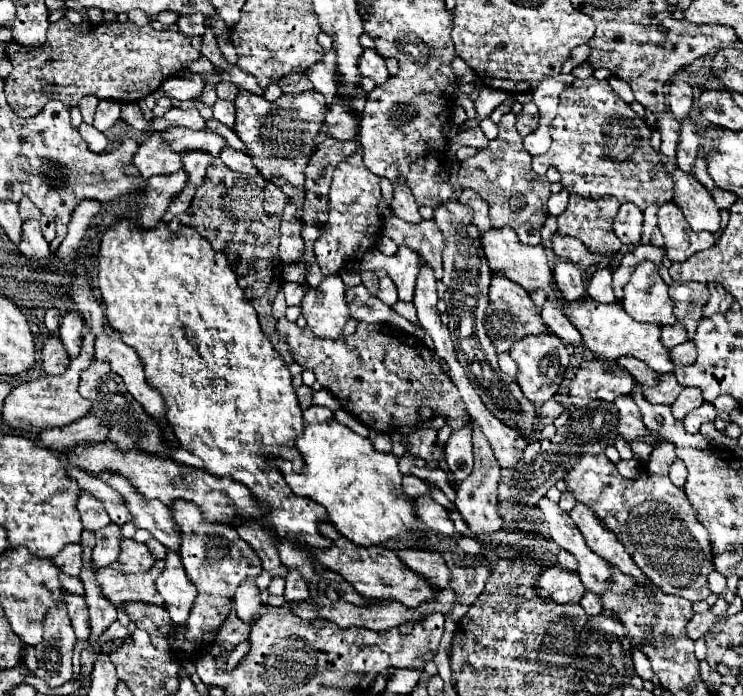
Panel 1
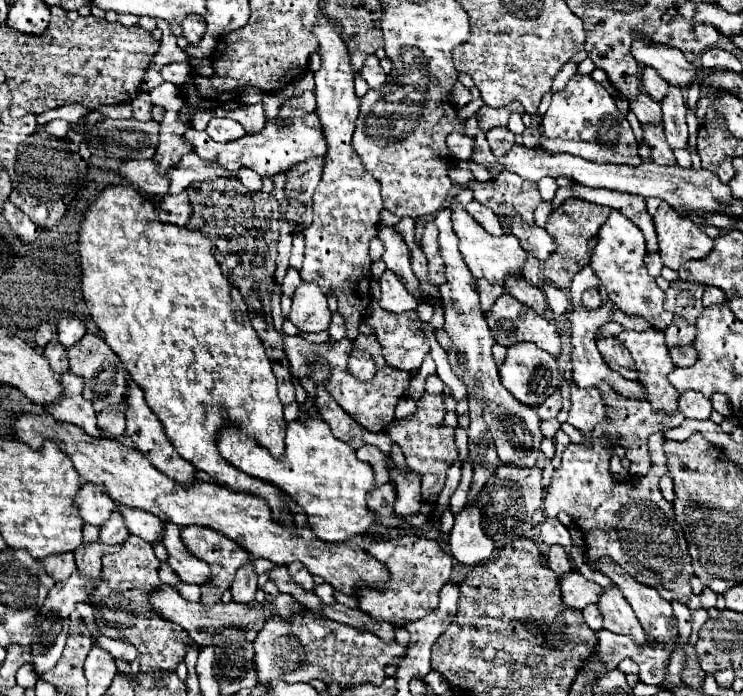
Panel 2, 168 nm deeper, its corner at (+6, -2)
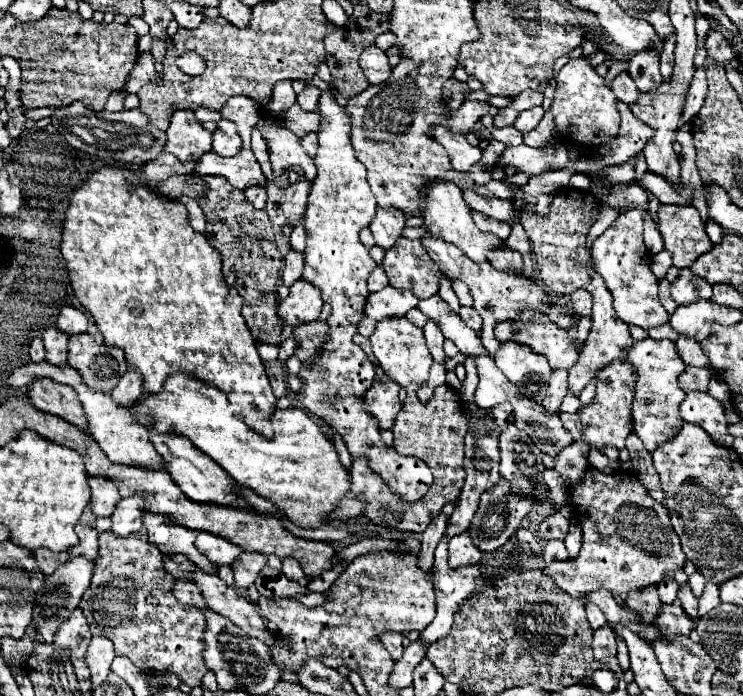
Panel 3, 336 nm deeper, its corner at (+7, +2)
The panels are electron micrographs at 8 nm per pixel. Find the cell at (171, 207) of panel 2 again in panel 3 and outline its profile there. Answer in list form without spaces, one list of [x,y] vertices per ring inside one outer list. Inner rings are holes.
[[[180,196],[178,200],[180,200],[180,202],[186,206],[186,210],[188,210],[190,226],[192,226],[196,232],[202,232],[202,234],[204,234],[206,218],[204,218],[204,212],[202,212],[202,208],[198,206],[198,202],[196,202],[196,200],[192,200],[192,198],[188,198],[188,196]]]

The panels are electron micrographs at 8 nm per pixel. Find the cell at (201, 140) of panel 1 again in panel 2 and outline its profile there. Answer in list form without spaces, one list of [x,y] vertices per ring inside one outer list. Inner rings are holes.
[[[285,86],[277,92],[269,92],[263,96],[263,106],[265,106],[265,128],[259,134],[253,136],[245,136],[233,142],[225,142],[225,144],[217,144],[209,138],[207,132],[197,132],[195,128],[189,128],[185,132],[185,140],[189,140],[195,148],[195,152],[199,154],[199,158],[203,158],[209,164],[219,164],[225,170],[239,170],[239,168],[251,168],[253,172],[257,172],[259,176],[275,176],[279,172],[289,170],[291,166],[311,158],[311,156],[325,156],[327,148],[325,148],[325,140],[323,140],[323,132],[321,132],[321,122],[317,118],[317,114],[307,114],[301,118],[291,118],[285,120],[285,124],[279,124],[279,108],[285,100],[289,100],[293,96],[293,86]]]

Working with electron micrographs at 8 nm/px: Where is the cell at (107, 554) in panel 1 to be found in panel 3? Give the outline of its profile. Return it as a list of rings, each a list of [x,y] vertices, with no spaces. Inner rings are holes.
[[[122,498],[118,502],[118,506],[114,508],[112,518],[112,534],[116,536],[128,536],[132,532],[138,532],[142,528],[142,512],[144,512],[144,504],[140,504],[140,500],[136,498]]]

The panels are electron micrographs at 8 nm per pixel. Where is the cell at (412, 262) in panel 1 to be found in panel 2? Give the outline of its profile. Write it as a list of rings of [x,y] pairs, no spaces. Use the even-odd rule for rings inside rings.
[[[386,270],[379,279],[381,287],[381,300],[379,306],[387,312],[409,312],[417,308],[417,300],[409,296],[409,292],[403,288],[401,280],[390,270]]]

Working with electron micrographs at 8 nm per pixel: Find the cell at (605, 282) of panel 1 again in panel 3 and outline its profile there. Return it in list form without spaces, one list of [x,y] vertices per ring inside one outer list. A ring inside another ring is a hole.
[[[574,290],[572,294],[572,306],[574,306],[574,312],[578,316],[590,316],[592,312],[592,294],[588,294],[588,290]]]

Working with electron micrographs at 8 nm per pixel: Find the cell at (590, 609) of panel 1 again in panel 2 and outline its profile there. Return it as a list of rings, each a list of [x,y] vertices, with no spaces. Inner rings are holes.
[[[595,604],[587,606],[587,608],[583,610],[583,616],[585,616],[585,622],[589,624],[589,628],[591,628],[591,630],[599,632],[599,630],[603,628],[603,620],[601,620],[601,612],[599,612],[599,608],[597,608]]]

